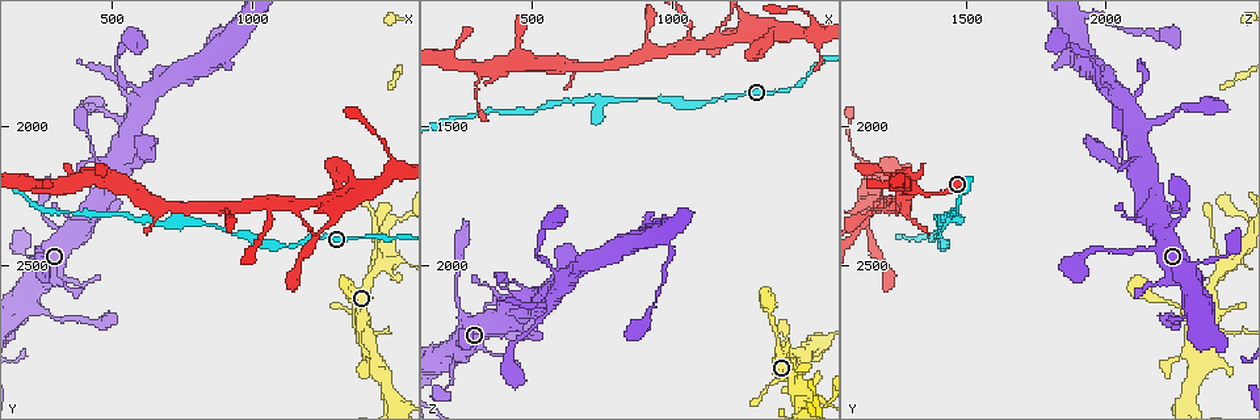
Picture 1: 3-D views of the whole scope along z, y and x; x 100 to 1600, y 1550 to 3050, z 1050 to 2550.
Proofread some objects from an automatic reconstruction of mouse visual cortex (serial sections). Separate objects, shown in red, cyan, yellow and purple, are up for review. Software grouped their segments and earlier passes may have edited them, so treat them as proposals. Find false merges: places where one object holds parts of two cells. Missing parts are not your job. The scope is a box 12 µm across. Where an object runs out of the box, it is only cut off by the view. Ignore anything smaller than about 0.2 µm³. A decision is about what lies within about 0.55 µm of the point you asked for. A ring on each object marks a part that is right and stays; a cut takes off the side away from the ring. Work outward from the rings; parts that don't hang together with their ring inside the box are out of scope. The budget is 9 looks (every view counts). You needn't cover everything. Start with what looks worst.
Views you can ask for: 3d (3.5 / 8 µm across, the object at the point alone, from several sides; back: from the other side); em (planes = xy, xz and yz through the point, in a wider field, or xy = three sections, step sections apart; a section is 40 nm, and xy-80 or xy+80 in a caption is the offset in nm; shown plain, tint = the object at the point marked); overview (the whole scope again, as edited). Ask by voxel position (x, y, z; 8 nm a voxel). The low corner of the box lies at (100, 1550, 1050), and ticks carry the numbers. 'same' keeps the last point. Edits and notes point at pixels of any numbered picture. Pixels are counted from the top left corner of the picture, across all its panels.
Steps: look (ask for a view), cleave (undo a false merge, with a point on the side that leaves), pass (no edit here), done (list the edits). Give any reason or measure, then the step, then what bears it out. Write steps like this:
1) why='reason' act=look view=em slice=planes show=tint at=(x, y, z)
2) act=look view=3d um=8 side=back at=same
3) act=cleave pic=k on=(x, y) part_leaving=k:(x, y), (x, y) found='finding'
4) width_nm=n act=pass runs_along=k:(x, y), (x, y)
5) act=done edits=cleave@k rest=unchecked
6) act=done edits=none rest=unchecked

why='three-way junction' act=look view=3d um=8 at=(1070, 2280, 1210)

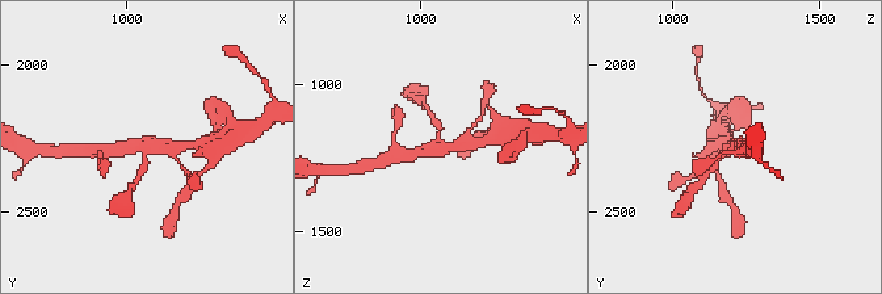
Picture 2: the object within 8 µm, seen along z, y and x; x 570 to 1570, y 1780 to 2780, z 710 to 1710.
act=look view=em slice=xy step=5 show=tint at=(1060, 2270, 1210)

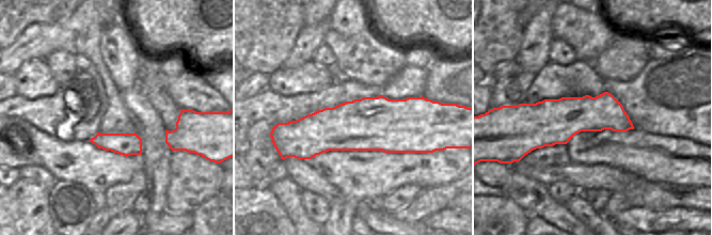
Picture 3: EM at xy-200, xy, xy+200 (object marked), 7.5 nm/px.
width_nm=400 act=pass runs_along=2:(403, 156), (479, 142) found='one cell here'

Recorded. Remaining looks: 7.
why='a fork' act=look view=3d um=3.5 at=(1470, 2490, 2470)

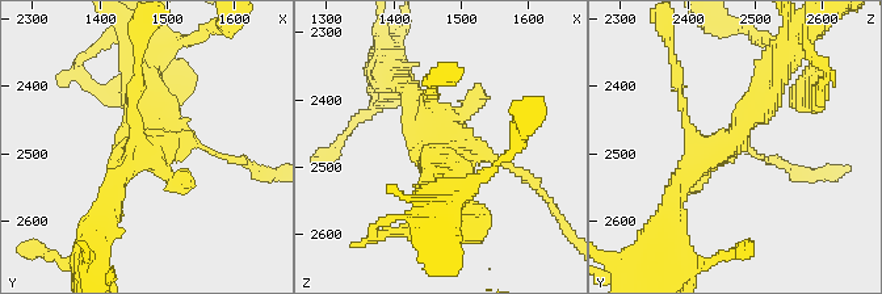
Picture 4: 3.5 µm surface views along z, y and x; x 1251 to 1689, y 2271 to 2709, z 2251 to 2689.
act=look view=em slice=xy step=1 show=plain at=(1480, 2485, 2460)

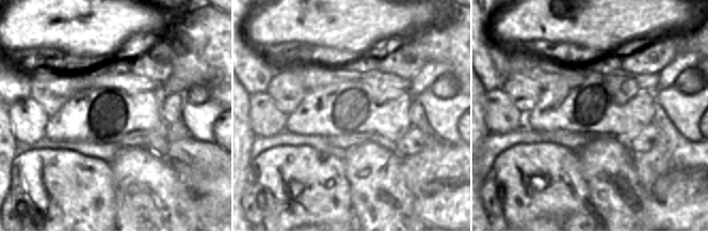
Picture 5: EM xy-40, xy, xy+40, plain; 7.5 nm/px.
why='with the object marked' act=look view=em slice=xy step=1 show=tint at=same

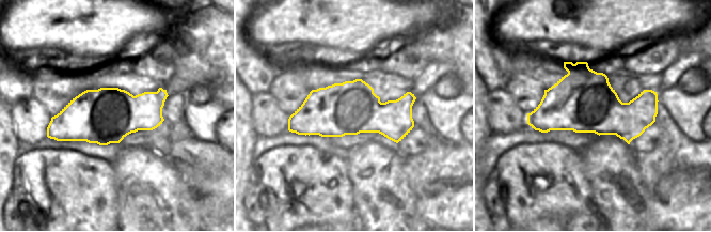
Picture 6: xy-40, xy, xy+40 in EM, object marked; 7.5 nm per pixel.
width_nm=400 act=pass runs_along=4:(676, 194), (780, 70) found='one cell here'

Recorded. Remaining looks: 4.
why='thin neck' act=look view=em slice=xy step=3 show=tint at=(1180, 2430, 1420)

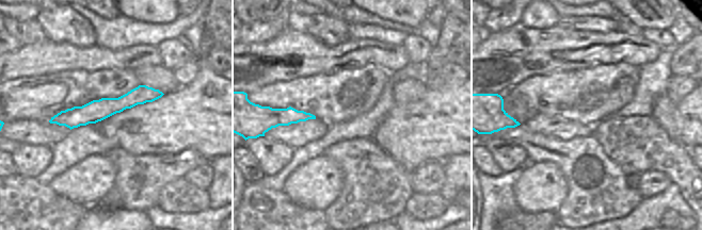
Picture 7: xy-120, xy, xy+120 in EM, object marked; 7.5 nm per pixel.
why='see where the arms go' act=look view=3d um=3.5 at=same

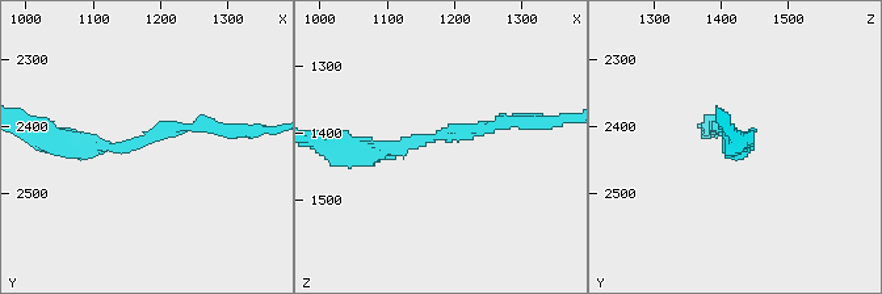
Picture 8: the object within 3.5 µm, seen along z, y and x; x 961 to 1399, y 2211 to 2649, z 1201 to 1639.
act=pass runs_along=8:(519, 121), (353, 148) found='continuous, no second cell'

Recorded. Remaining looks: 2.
act=done edits=none rest=unchecked

